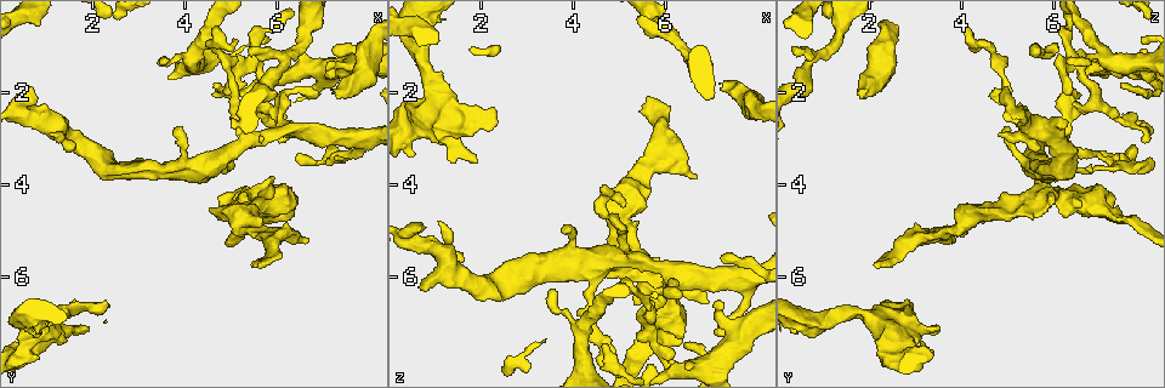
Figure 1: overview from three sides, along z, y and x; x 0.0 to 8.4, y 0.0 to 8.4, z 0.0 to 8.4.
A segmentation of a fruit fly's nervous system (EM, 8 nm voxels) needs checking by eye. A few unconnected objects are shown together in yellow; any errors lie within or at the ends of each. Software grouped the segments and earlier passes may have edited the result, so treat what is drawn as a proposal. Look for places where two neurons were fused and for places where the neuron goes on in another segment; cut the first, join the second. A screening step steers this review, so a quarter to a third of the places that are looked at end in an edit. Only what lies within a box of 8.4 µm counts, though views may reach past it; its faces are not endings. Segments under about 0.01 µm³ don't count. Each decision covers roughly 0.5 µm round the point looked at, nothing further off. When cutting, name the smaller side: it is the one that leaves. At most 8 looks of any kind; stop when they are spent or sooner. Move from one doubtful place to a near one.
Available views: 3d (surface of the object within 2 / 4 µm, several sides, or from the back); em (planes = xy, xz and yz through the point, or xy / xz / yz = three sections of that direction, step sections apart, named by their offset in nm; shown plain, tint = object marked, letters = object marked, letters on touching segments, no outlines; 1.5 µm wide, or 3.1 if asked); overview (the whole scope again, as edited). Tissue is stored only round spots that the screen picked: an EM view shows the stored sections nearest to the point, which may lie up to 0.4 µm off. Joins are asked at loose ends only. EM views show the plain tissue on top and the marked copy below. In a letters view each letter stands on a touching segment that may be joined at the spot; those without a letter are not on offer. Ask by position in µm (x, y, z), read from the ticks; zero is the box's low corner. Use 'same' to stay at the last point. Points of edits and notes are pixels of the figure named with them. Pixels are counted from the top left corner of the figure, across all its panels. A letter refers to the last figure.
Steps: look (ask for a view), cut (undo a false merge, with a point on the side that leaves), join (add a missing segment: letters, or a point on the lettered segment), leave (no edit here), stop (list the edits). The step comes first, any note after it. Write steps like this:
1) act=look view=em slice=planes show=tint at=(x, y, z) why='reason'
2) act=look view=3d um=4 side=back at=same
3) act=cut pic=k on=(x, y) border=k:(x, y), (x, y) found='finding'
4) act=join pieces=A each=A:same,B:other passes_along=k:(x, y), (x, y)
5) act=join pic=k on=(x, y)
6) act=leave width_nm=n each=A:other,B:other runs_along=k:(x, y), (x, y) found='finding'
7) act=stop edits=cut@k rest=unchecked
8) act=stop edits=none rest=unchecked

act=look view=em slice=xz step=4 show=letters at=(7.25, 1.90, 1.80) why='branch stops here'

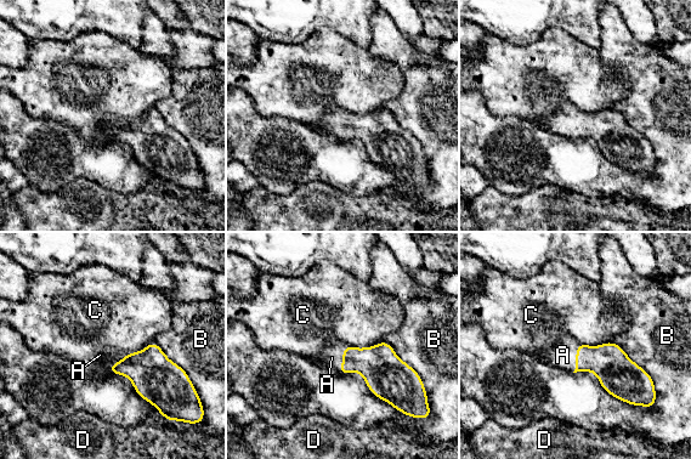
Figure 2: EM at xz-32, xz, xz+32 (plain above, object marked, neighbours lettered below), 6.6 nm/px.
act=look view=em slice=planes show=letters at=same why='another direction'

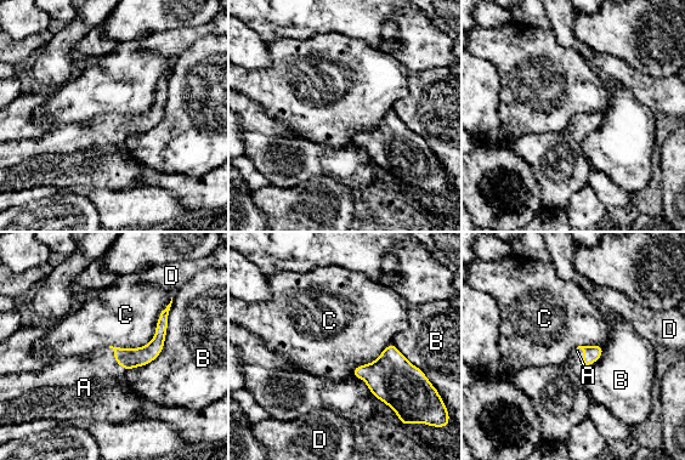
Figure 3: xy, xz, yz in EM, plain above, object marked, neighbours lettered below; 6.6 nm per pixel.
act=join pieces=A each=A:same,B:other,C:other,D:other passes_along=3:(128, 358), (113, 348), (90, 378) found='the neuron continues'

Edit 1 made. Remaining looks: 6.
act=look view=em slice=xz step=4 show=tint at=(6.65, 5.20, 3.90) why='free end'

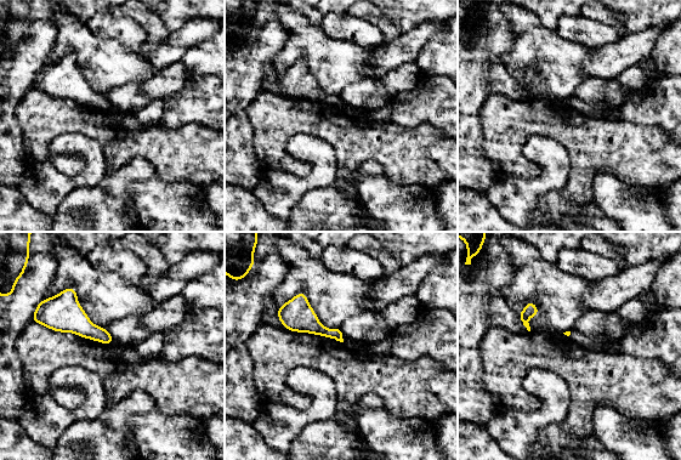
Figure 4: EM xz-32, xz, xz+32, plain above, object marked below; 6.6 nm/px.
act=look view=em slice=xz step=4 show=letters at=same why='what lies round it'

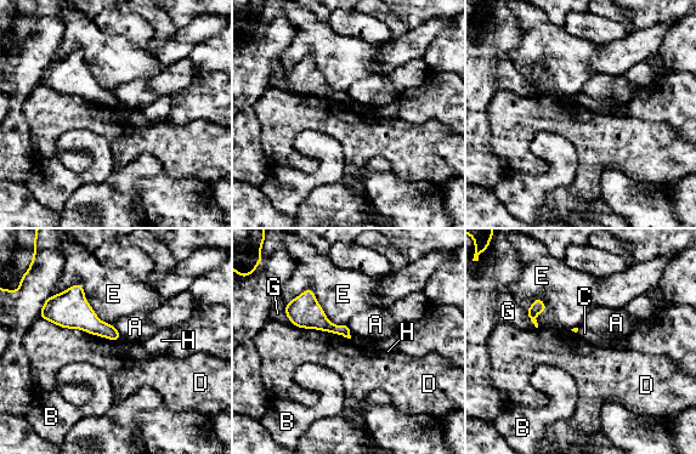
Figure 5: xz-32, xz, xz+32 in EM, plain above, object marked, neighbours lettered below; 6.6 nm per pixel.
act=leave each=A:other,B:other,C:other,D:other,E:other,G:other,H:other found='no lettered segment goes on from it'

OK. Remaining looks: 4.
act=look view=em slice=planes show=letters at=(5.85, 3.90, 5.60) why='branch stops here'

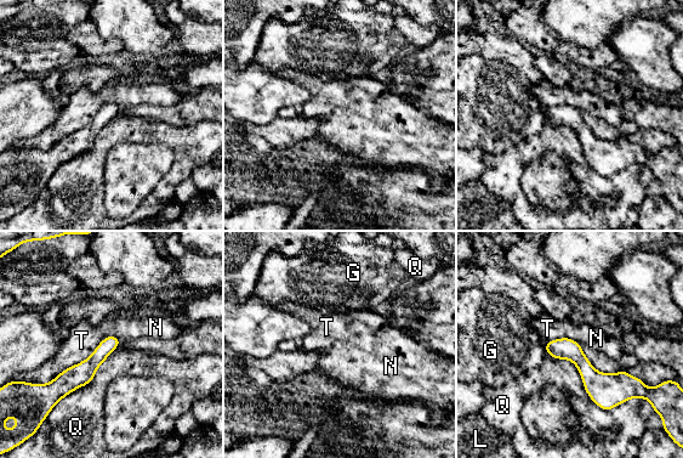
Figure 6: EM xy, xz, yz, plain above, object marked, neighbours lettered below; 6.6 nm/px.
act=leave each=G:other,L:other,N:other,Q:other,T:other border=6:(545, 350), (576, 367), (604, 411) found='none of them fits'

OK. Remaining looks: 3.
act=stop edits=join@3 rest=unchecked

